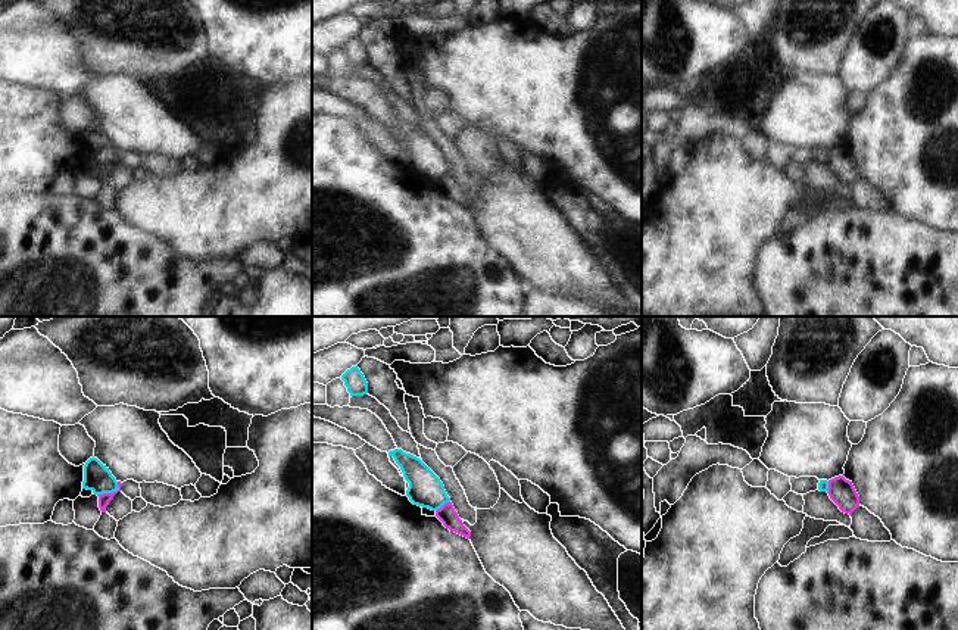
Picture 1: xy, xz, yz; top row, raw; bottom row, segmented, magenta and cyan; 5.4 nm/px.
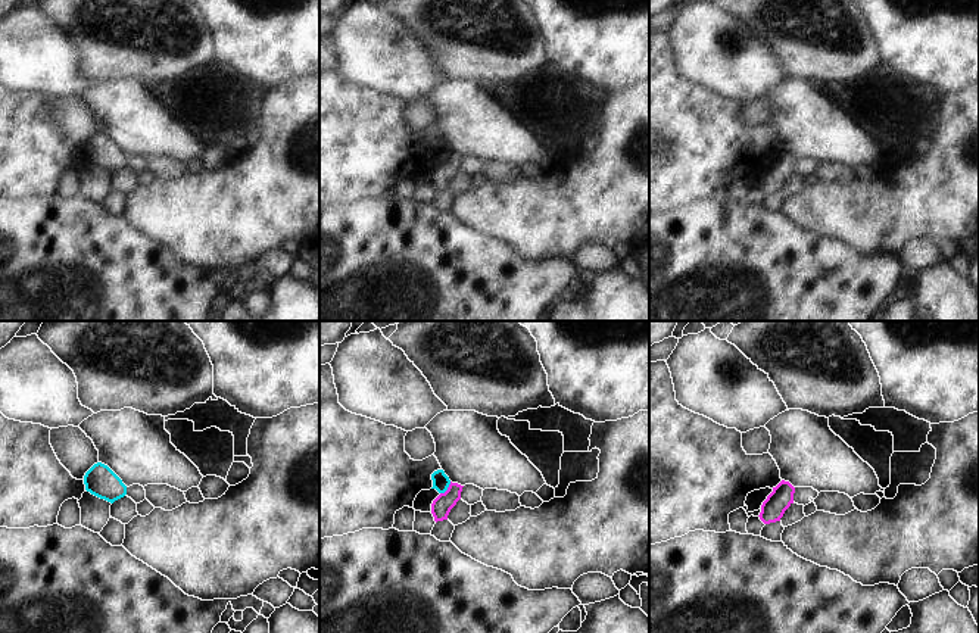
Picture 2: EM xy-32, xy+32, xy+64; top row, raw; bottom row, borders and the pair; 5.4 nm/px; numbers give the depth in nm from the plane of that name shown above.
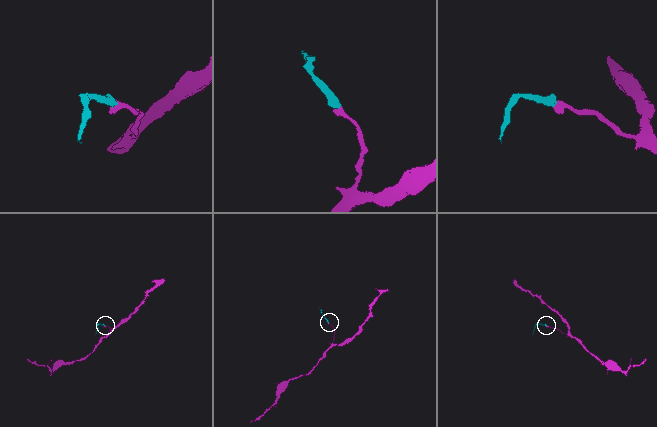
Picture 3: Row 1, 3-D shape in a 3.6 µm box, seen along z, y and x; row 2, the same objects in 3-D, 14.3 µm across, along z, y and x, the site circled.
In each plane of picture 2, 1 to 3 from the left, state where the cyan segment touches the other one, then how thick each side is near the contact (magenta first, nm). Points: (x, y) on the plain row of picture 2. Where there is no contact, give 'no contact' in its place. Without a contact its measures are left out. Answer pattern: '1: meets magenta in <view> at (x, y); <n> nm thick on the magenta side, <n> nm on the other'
1: no contact
2: meets magenta in xy+32 at (448, 159); 110 nm thick on the magenta side, 100 nm on the other
3: no contact

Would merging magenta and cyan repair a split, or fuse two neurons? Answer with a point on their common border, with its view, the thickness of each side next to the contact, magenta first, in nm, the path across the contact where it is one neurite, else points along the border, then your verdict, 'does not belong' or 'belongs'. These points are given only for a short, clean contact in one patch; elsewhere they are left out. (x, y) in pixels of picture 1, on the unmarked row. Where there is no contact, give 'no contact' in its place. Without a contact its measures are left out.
meets magenta in xy at (111, 164); 60 nm thick on the magenta side, 150 nm on the other; border along xy (118, 152), (116, 161), (97, 165); does not belong

